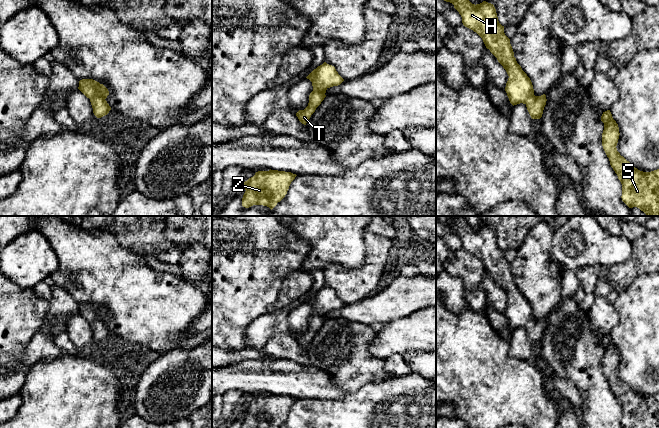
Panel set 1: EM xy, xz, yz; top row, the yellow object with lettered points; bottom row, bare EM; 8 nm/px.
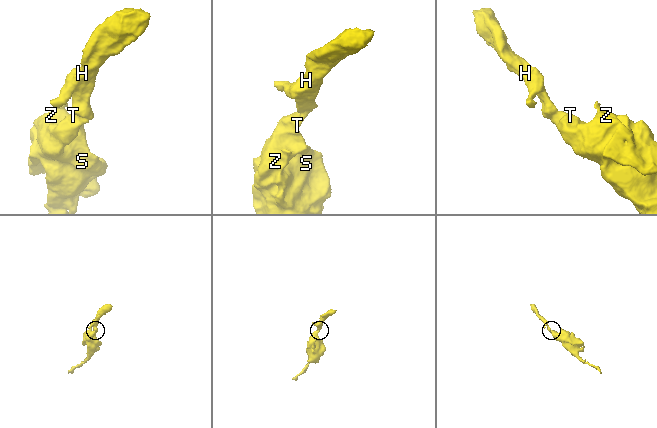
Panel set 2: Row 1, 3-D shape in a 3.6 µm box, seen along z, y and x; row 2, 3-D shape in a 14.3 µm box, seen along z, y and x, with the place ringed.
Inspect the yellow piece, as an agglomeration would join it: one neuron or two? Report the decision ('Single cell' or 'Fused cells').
Single cell

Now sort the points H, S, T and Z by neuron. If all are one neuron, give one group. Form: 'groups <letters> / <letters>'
groups H S T Z

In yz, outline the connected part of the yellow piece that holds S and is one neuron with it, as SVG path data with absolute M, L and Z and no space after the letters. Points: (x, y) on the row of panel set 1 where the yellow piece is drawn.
M610 110L603 112L601 121L604 123L602 146L609 158L611 167L622 184L622 201L629 208L639 208L646 216L659 216L659 169L651 172L643 172L635 168L617 151L616 146L620 135L619 127L613 119Z

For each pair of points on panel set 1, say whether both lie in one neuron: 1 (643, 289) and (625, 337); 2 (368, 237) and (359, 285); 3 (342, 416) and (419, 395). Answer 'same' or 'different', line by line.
1: same
2: same
3: same

